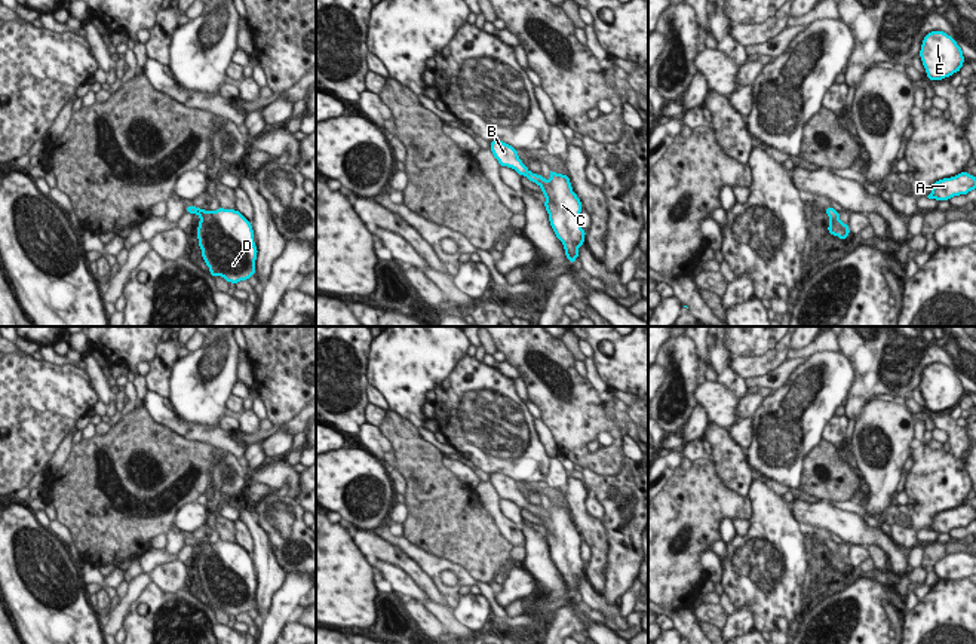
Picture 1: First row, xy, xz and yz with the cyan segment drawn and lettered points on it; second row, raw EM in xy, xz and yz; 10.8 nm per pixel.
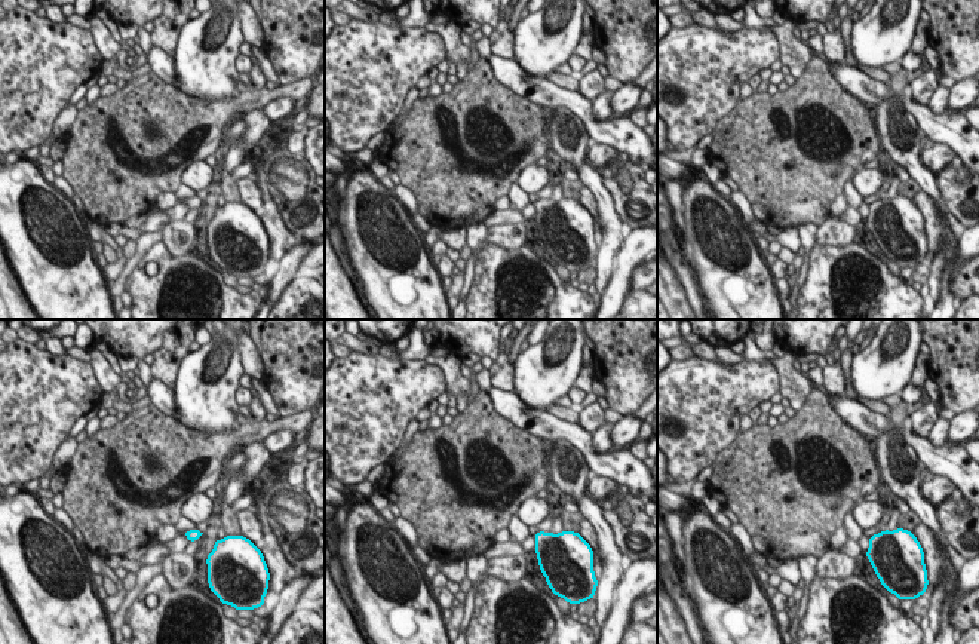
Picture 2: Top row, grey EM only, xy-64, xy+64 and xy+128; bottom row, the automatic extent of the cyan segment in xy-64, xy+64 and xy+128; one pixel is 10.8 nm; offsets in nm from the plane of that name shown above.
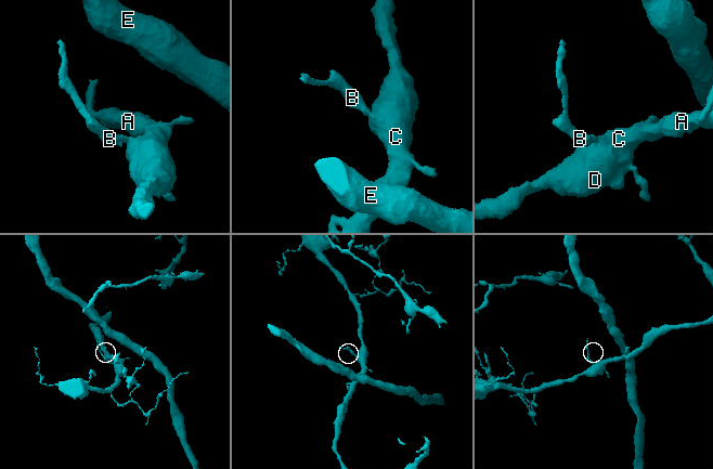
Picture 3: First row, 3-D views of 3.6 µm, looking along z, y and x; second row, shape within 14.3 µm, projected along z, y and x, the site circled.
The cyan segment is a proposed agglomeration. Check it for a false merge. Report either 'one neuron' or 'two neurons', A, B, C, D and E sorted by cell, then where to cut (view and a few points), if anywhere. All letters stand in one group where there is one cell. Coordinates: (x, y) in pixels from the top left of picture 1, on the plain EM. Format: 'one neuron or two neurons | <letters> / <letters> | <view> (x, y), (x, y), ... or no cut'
one neuron | A B C D E | no cut

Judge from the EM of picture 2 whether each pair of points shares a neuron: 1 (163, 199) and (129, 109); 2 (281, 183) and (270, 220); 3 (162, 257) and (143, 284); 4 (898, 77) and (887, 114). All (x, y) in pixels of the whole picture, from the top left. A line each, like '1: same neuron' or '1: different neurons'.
1: different neurons
2: different neurons
3: same neuron
4: same neuron

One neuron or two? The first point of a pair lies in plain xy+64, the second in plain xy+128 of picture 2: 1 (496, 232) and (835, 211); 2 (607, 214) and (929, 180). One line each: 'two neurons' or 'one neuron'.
1: one neuron
2: one neuron

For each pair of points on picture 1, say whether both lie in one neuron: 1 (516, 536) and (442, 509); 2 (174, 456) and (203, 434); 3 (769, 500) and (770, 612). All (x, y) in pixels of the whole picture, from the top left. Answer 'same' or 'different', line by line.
1: different
2: different
3: same

